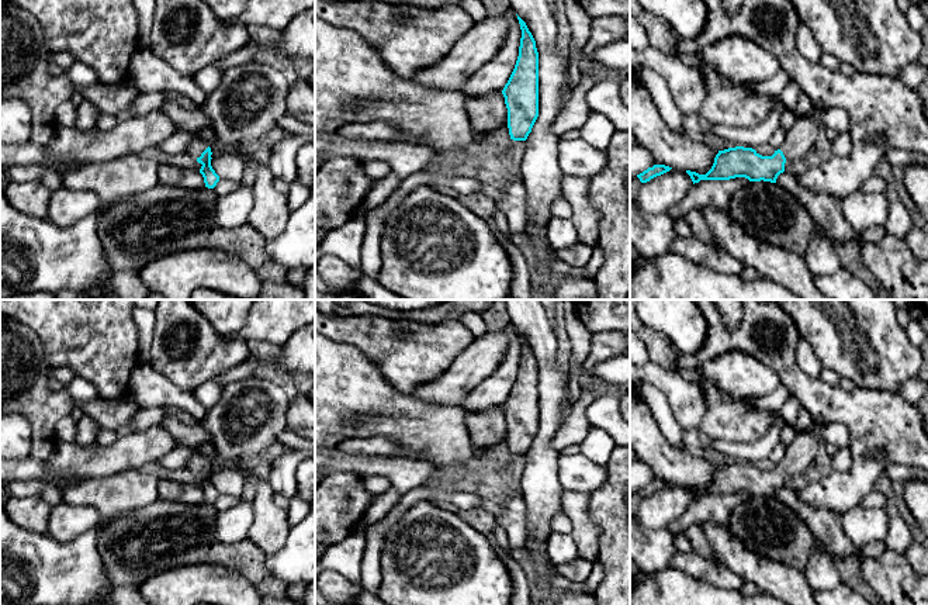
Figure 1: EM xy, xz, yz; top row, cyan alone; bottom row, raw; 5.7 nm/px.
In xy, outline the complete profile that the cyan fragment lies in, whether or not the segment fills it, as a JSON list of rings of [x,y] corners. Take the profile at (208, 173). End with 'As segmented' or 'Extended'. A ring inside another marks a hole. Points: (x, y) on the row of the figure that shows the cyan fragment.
[[[194,138],[186,152],[202,165],[200,173],[204,177],[205,187],[214,189],[219,182],[219,176],[211,166],[212,152],[207,142],[200,138]]]. Extended

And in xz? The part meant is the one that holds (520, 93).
[[[517,15],[522,38],[515,69],[502,94],[510,139],[526,141],[539,117],[539,52],[526,23]]]. As segmented

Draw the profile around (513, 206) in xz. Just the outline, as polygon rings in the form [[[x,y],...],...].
[[[516,177],[503,189],[503,198],[496,207],[505,215],[505,231],[508,234],[522,234],[527,227],[527,196],[522,177]]]

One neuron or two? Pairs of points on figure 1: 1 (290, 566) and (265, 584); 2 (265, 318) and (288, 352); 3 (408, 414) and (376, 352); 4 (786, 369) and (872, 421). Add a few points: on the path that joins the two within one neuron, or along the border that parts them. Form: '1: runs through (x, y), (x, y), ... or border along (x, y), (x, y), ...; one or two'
1: border along (267, 556), (265, 567), (288, 584); two
2: border along (300, 327), (280, 346); two
3: border along (373, 363), (397, 390), (409, 396); two
4: runs through (807, 390), (826, 403), (851, 408); one

